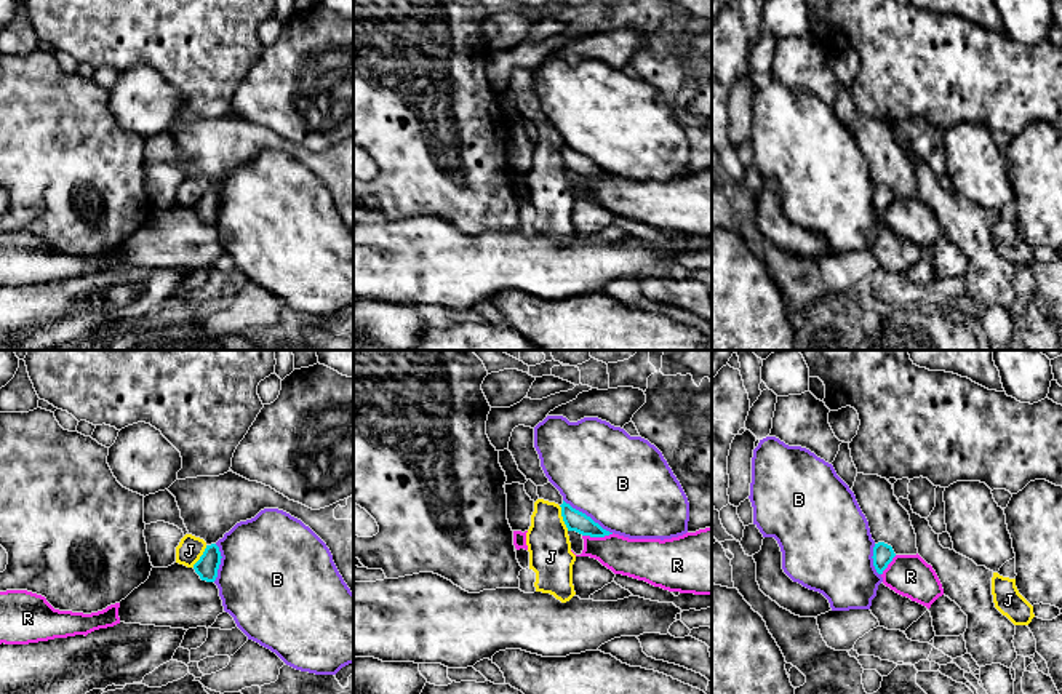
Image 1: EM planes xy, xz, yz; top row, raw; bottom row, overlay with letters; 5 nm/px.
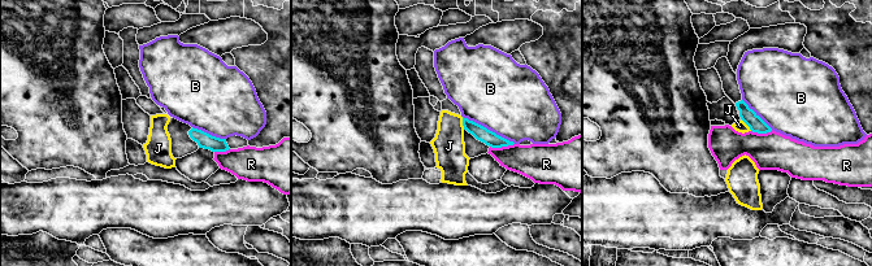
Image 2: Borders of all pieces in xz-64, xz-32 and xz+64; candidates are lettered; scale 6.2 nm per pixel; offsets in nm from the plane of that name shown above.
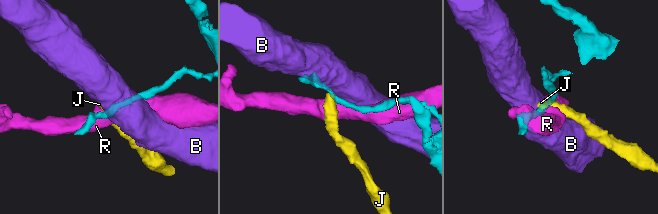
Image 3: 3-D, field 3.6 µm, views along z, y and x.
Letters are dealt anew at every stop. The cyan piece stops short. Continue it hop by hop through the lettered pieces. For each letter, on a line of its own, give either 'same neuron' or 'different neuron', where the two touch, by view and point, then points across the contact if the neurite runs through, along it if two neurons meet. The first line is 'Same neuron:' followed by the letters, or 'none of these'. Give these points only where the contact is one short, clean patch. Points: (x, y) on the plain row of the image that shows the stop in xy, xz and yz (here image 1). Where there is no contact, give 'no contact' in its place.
Same neuron: none of these
B: different neuron; meets cyan in xz at (586, 157)
J: different neuron; meets cyan in xz at (563, 160); border along xz (558, 147), (568, 171)
R: different neuron; meets cyan in xz at (597, 178)

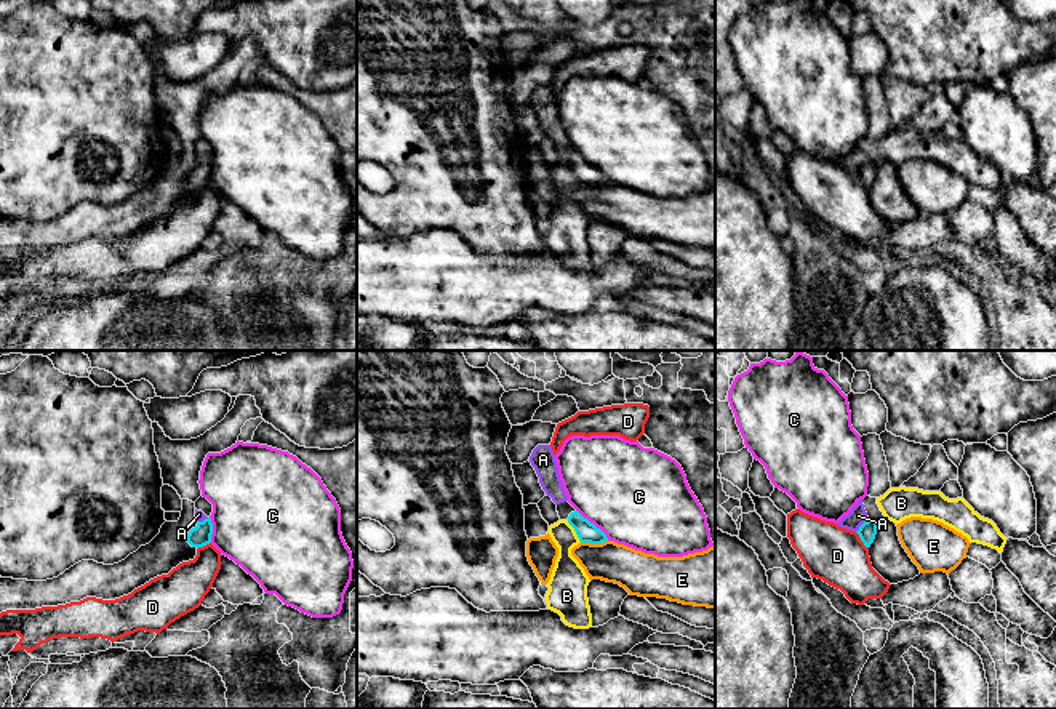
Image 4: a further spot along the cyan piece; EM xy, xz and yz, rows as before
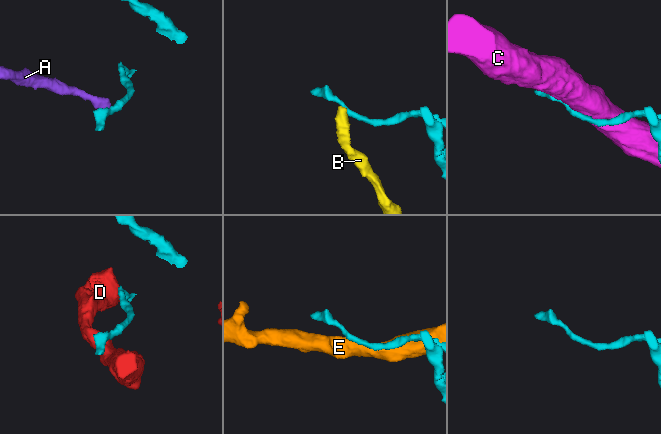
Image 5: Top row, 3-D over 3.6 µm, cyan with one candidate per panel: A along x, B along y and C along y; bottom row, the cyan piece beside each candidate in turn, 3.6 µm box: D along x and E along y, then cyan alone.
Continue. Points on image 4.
Same neuron: none of these
A: different neuron; meets cyan in yz at (861, 167); border along yz (869, 160), (856, 173)
B: different neuron; meets cyan in xz at (575, 172); border along xz (567, 162), (581, 183)
C: different neuron; meets cyan in xz at (592, 165)
D: different neuron; meets cyan in yz at (861, 181)
E: different neuron; meets cyan in xz at (594, 184)

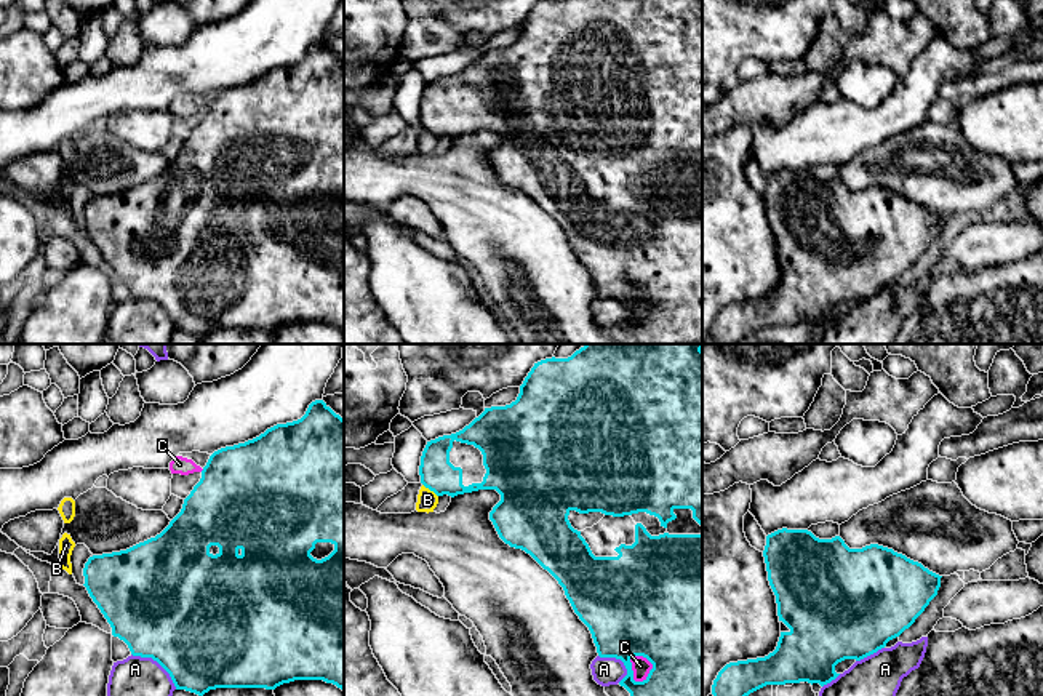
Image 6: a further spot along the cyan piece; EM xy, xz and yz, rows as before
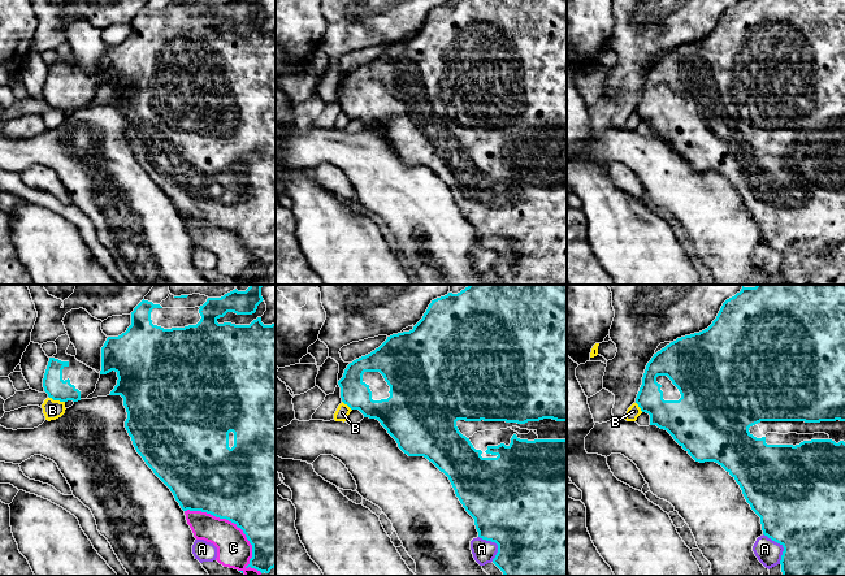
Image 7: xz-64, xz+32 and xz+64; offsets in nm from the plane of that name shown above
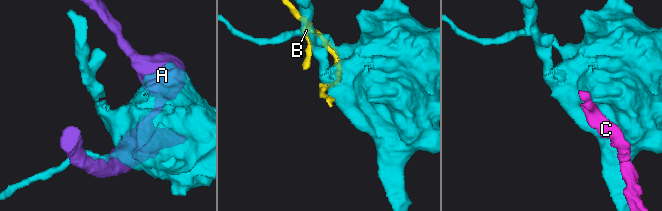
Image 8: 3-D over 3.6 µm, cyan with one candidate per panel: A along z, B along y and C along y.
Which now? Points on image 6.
Same neuron: none of these
A: different neuron; meets cyan in xy at (157, 303)
B: different neuron; meets cyan in xz at (431, 132)
C: different neuron; meets cyan in xz at (632, 312)

